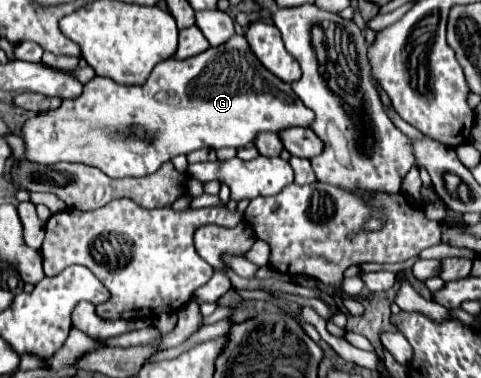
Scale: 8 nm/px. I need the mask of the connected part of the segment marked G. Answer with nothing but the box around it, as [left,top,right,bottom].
[23,35,313,179]

